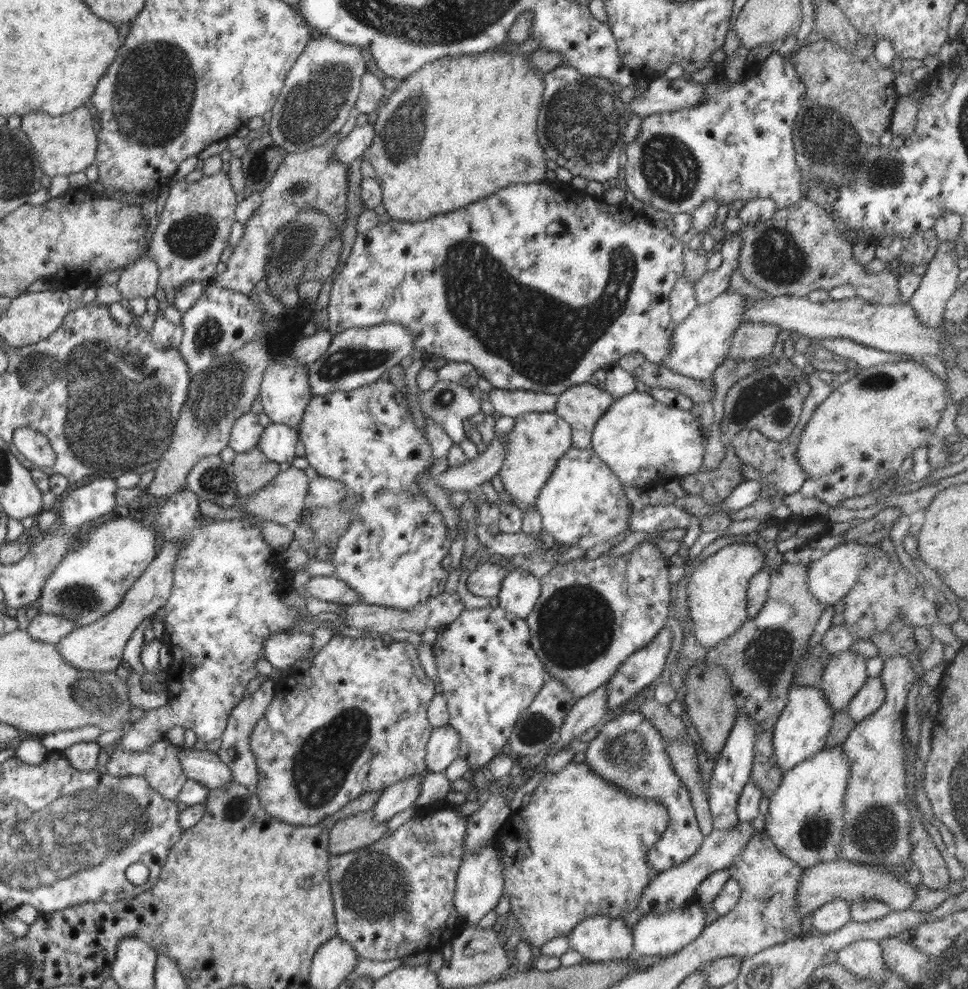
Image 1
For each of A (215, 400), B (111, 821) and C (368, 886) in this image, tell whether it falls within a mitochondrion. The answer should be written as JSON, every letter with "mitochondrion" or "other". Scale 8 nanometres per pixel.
{"A":"mitochondrion","B":"mitochondrion","C":"mitochondrion"}

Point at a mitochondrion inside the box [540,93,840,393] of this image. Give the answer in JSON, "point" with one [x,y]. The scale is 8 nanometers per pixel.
{"point":[672,170]}

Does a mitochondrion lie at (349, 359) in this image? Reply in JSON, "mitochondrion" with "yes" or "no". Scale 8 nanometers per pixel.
{"mitochondrion":"yes"}

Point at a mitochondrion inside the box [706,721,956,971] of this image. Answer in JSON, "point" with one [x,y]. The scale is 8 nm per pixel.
{"point":[876,835]}

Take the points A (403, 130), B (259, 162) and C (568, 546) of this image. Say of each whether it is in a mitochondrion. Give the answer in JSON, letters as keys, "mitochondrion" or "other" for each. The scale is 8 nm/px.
{"A":"mitochondrion","B":"mitochondrion","C":"other"}

